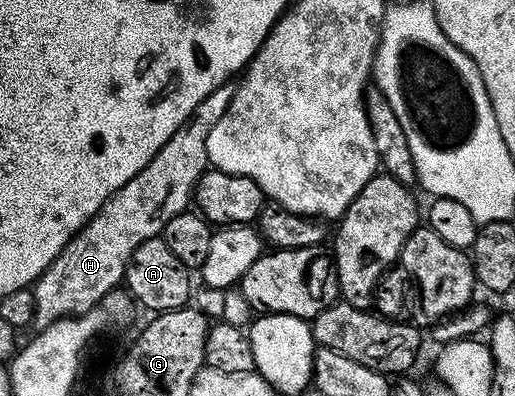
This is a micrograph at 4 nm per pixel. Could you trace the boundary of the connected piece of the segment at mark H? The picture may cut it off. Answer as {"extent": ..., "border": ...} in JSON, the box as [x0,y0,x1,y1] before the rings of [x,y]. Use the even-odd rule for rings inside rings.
{"extent":[32,84,234,327],"border":[[[227,84],[208,92],[196,108],[172,132],[172,136],[124,184],[124,188],[116,191],[110,199],[88,220],[84,229],[71,238],[70,243],[52,260],[50,267],[38,277],[32,289],[36,308],[34,309],[35,327],[51,326],[62,318],[75,314],[83,314],[98,303],[109,290],[115,289],[125,279],[126,265],[132,260],[132,252],[144,244],[144,240],[161,235],[164,224],[172,220],[172,216],[182,214],[191,205],[194,186],[200,176],[208,169],[208,132],[216,128],[220,116],[228,108],[234,95],[234,86]]]}

